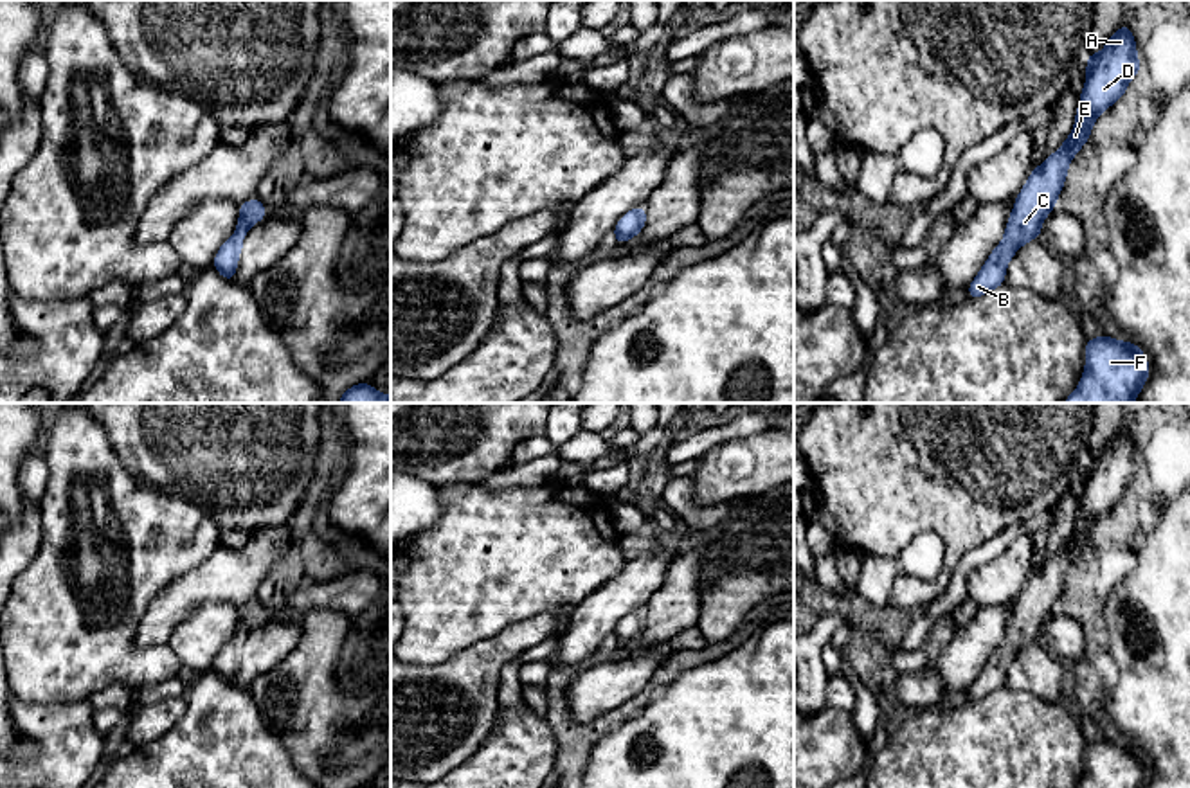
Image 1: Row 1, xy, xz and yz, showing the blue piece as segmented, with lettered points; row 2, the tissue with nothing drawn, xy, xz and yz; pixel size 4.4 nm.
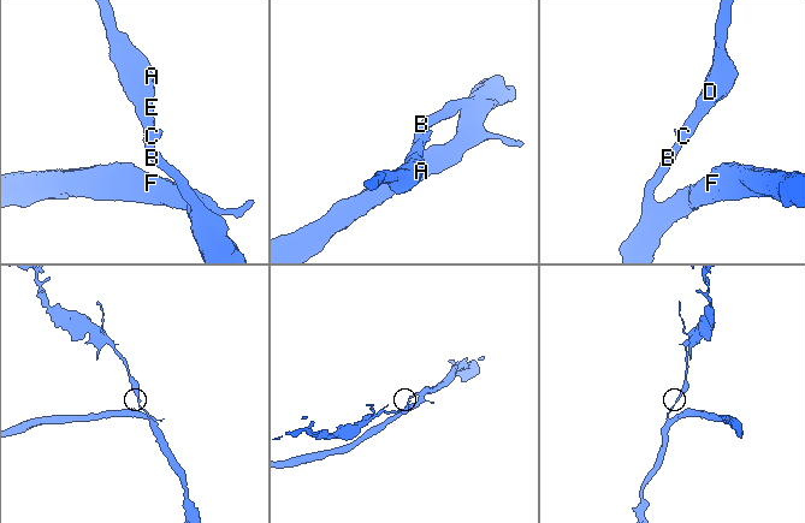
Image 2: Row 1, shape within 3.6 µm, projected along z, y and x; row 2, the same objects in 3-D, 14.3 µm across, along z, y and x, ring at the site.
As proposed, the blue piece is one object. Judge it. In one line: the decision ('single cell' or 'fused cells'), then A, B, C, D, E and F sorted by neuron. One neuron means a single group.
single cell | A B C D E F

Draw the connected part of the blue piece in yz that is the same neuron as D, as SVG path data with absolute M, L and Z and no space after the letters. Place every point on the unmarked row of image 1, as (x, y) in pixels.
M1120 428L1102 455L1087 459L1087 479L1075 531L1066 545L1030 576L1015 601L1003 644L969 687L967 702L978 702L1005 687L1006 669L1014 657L1024 646L1041 640L1042 624L1055 612L1071 561L1089 543L1096 520L1125 497L1131 482L1141 473L1131 434L1131 428Z

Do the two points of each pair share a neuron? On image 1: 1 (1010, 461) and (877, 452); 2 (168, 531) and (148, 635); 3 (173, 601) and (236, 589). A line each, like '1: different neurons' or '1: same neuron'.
1: same neuron
2: different neurons
3: same neuron

